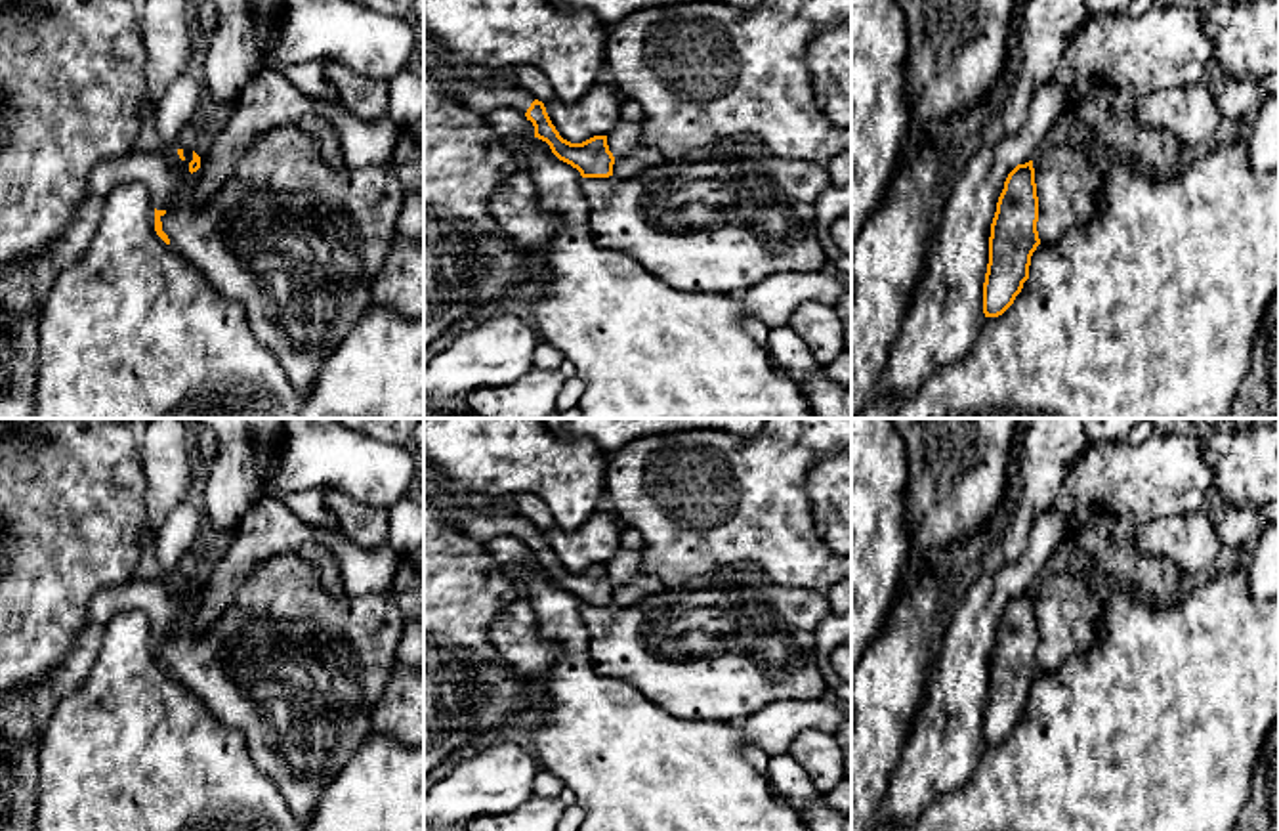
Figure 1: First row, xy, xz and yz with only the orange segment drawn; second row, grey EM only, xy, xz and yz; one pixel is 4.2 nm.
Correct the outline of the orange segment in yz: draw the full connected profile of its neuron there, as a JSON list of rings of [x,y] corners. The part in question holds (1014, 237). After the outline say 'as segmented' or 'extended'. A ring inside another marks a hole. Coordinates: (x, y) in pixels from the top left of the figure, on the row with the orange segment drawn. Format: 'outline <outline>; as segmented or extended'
outline [[[1033,160],[1006,178],[991,224],[989,264],[983,283],[985,317],[1002,315],[1029,279],[1031,256],[1040,245],[1038,197]]]; as segmented

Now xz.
outline [[[441,78],[441,92],[464,107],[489,115],[496,109],[515,109],[535,126],[535,138],[546,141],[552,153],[577,168],[582,178],[613,176],[615,157],[607,136],[594,136],[582,143],[571,143],[559,136],[542,101],[535,99],[517,82],[504,78],[452,80]]]; extended

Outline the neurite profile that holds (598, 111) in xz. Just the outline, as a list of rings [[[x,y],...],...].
[[[596,84],[575,103],[554,97],[544,107],[563,139],[582,143],[594,136],[607,136],[620,122],[620,103],[615,86]]]

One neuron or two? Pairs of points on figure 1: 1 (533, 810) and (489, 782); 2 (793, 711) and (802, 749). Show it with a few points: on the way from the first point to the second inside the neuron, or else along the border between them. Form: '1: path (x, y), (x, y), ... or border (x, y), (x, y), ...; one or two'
1: border (533, 793), (512, 810); two
2: border (831, 730), (802, 728), (785, 749); two

